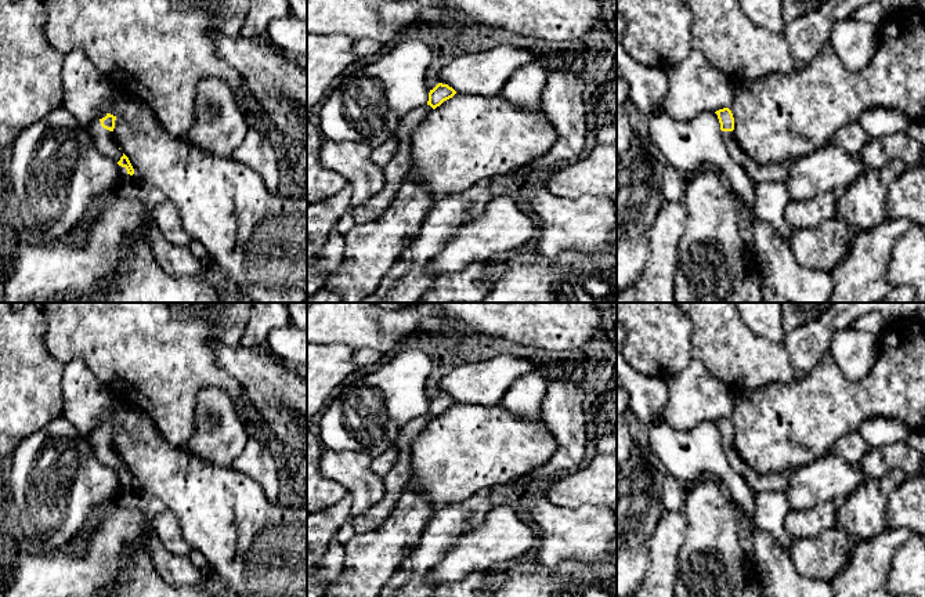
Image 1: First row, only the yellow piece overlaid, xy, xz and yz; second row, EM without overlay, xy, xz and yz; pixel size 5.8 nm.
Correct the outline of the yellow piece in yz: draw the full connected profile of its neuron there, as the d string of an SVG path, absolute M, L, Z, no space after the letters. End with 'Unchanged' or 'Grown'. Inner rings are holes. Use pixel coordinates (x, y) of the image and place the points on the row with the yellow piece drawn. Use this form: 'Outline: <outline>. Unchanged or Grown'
Outline: M729 108L715 112L718 115L722 137L730 156L744 167L755 184L783 181L791 170L791 162L759 164L752 160L738 145L734 134L734 117Z. Grown

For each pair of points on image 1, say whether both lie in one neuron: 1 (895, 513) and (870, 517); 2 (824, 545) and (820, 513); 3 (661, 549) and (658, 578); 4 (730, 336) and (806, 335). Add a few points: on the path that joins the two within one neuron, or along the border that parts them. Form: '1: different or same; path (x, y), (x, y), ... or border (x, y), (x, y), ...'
1: different; border (900, 485), (891, 494), (888, 500), (885, 527)
2: different; border (833, 527), (815, 536), (792, 538)
3: same; path (661, 556), (661, 571)
4: different; border (783, 343), (790, 365), (797, 373)

